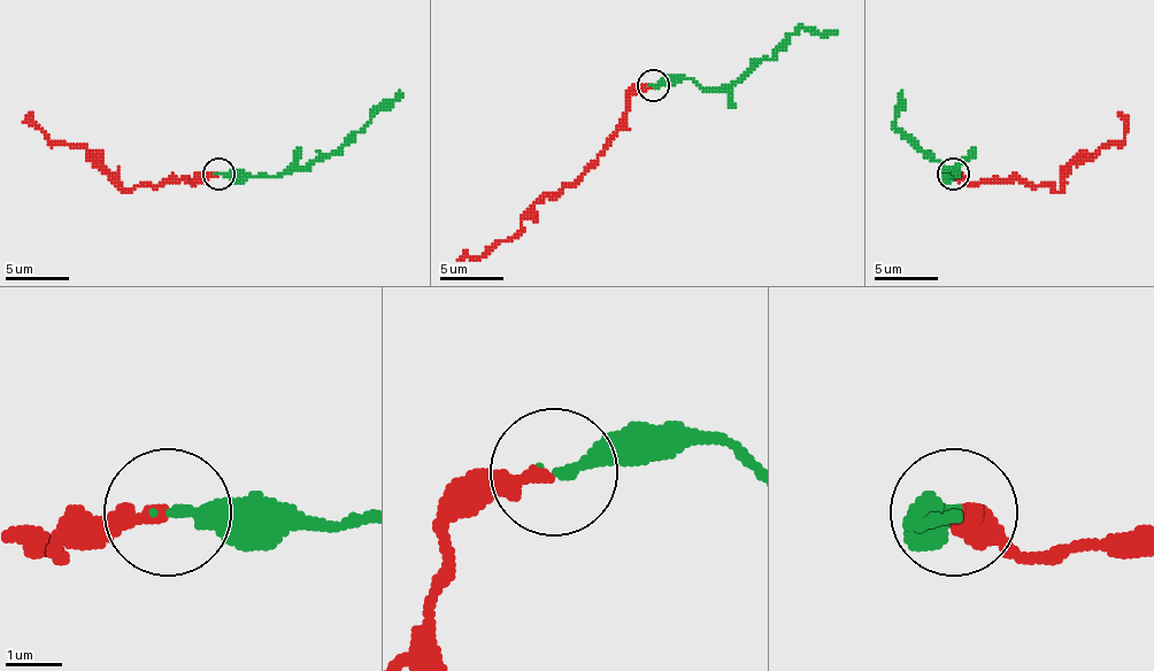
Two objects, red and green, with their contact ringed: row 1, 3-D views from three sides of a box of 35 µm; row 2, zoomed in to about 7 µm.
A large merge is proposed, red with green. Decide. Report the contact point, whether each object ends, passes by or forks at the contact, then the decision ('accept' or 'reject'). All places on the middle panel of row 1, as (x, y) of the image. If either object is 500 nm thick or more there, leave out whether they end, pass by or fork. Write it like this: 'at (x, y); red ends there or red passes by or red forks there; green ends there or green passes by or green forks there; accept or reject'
at (653, 85); red ends there; green ends there; accept

